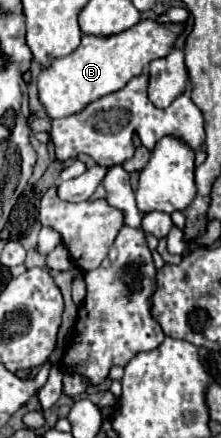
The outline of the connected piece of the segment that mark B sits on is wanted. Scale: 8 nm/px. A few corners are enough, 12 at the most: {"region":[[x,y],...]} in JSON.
{"region":[[183,24],[83,36],[41,68],[51,120],[79,114],[169,54]]}

